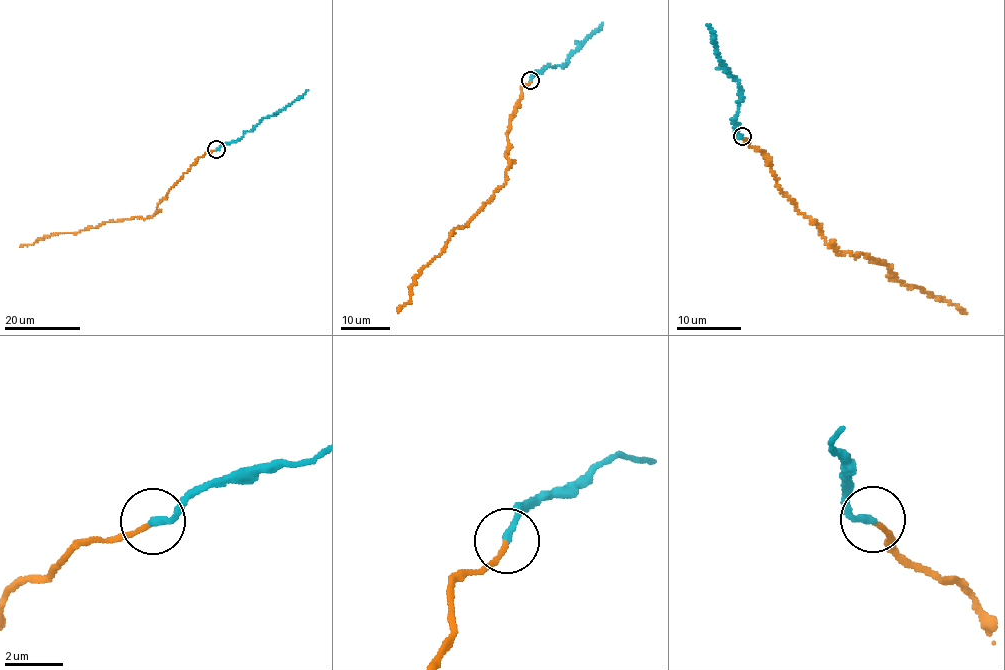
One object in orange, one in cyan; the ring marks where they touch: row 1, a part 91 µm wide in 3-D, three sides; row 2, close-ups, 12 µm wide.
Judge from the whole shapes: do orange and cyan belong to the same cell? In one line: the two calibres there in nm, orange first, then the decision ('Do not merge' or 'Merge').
Thickness 160 nm (orange) against 240 nm. Do not merge

